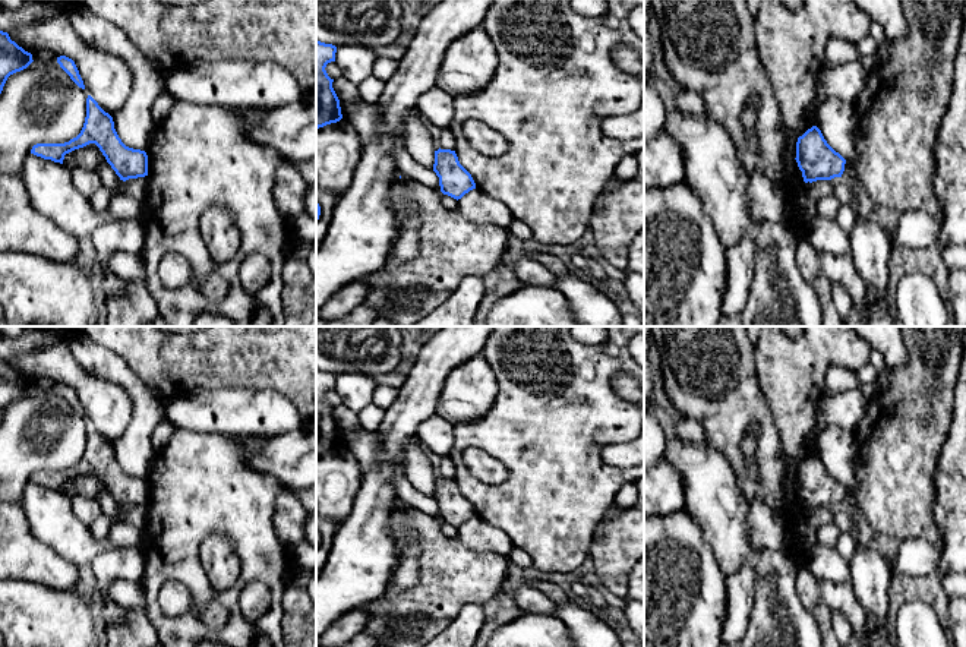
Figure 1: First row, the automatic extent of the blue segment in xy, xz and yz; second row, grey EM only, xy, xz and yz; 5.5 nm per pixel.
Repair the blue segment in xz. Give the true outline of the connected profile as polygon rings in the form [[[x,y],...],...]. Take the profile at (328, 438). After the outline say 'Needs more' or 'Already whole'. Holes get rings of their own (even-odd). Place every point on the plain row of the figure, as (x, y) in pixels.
[[[316,369],[316,457],[342,446],[340,427],[325,398],[326,392],[335,389],[337,375]]]. Already whole

